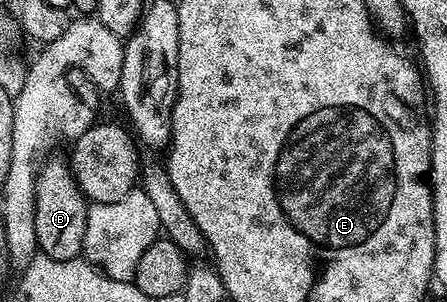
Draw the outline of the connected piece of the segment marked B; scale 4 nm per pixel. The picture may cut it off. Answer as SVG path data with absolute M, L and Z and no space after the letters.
M65 159L45 161L35 182L35 230L39 251L56 261L75 260L83 253L90 204Z

